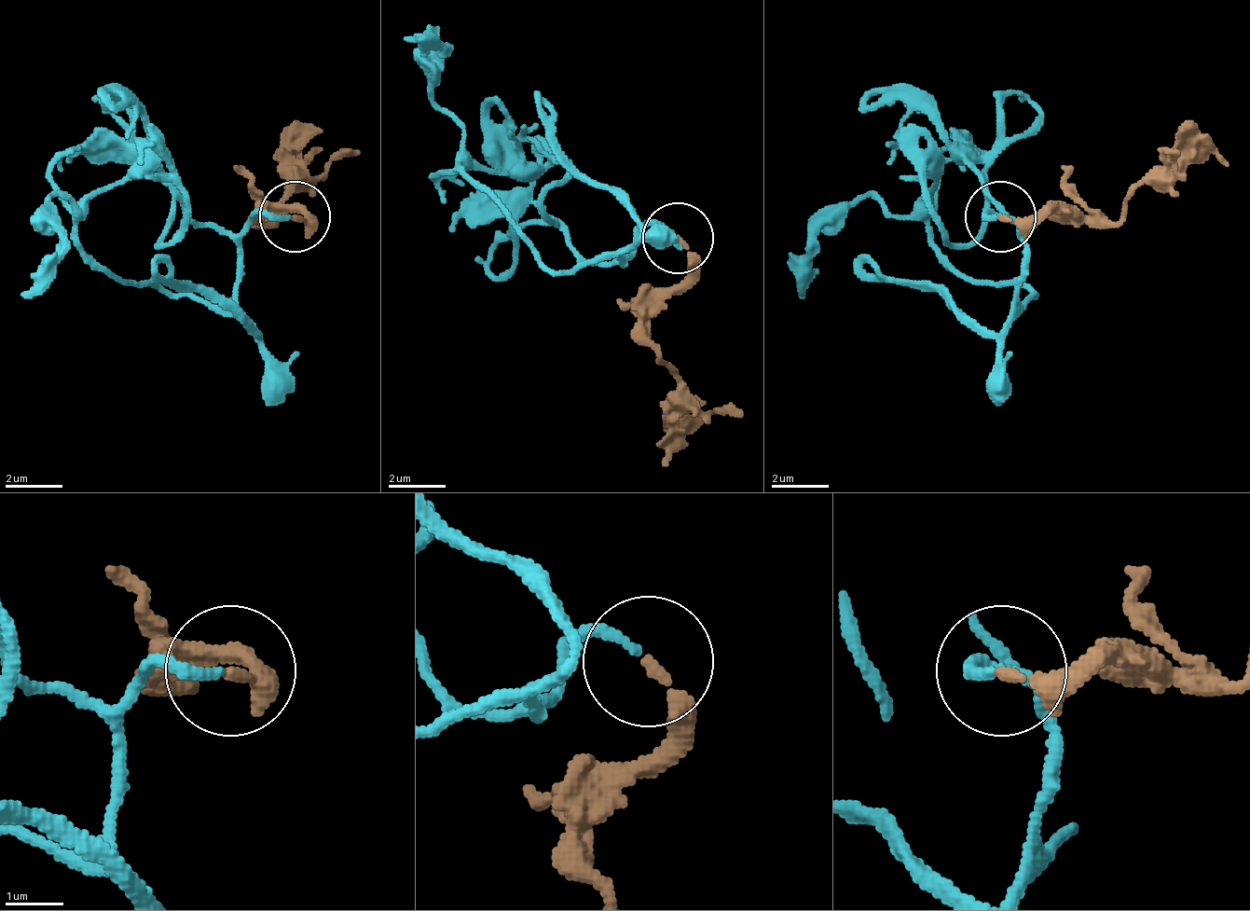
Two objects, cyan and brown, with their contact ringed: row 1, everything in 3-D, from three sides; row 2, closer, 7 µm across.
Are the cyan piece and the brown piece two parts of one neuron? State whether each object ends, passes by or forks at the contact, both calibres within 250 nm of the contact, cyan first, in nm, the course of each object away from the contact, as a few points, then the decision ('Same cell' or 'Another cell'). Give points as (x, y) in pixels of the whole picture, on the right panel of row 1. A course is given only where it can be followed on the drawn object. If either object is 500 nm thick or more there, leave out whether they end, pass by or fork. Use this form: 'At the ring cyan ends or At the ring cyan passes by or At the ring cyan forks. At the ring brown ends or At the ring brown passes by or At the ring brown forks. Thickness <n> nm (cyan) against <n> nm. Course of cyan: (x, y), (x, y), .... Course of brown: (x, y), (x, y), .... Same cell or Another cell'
At the ring cyan ends. At the ring brown ends. Thickness 180 nm (cyan) against 200 nm. Course of cyan: (995, 218), (987, 218), (1023, 232), (959, 161), (902, 218), (873, 197), (852, 204), (817, 240), (803, 296). Course of brown: (1002, 218), (1037, 218), (1073, 211), (1108, 225), (1145, 183), (1173, 183), (1208, 154), (1229, 168). Same cell

